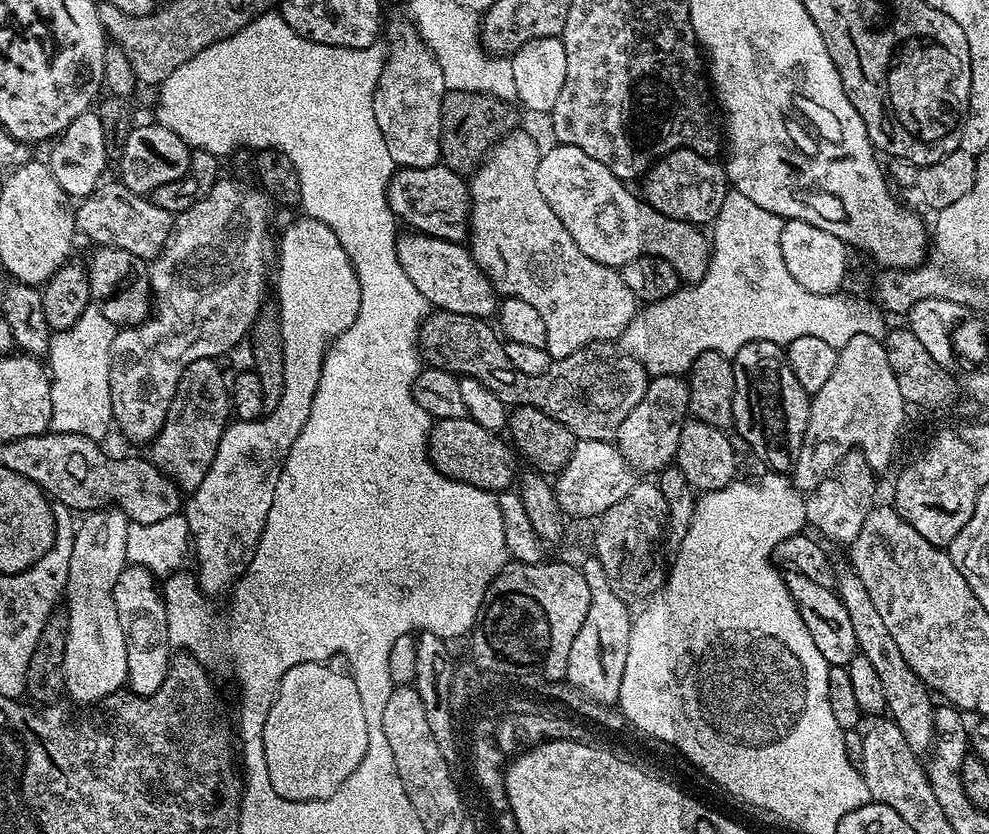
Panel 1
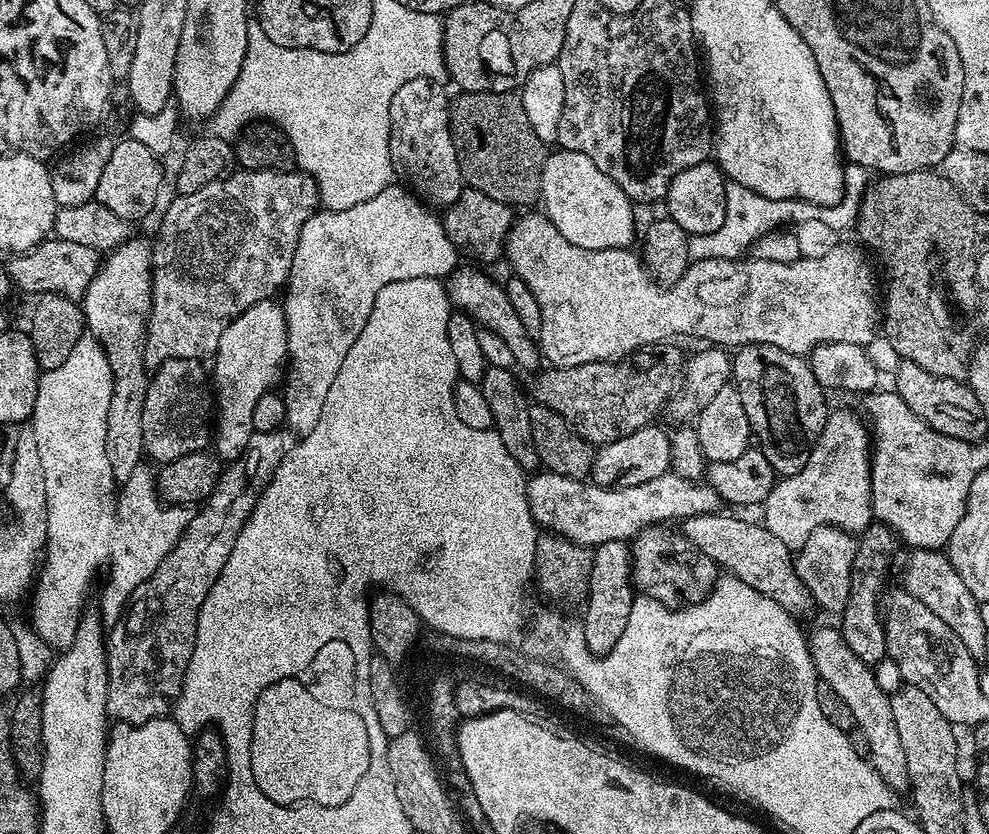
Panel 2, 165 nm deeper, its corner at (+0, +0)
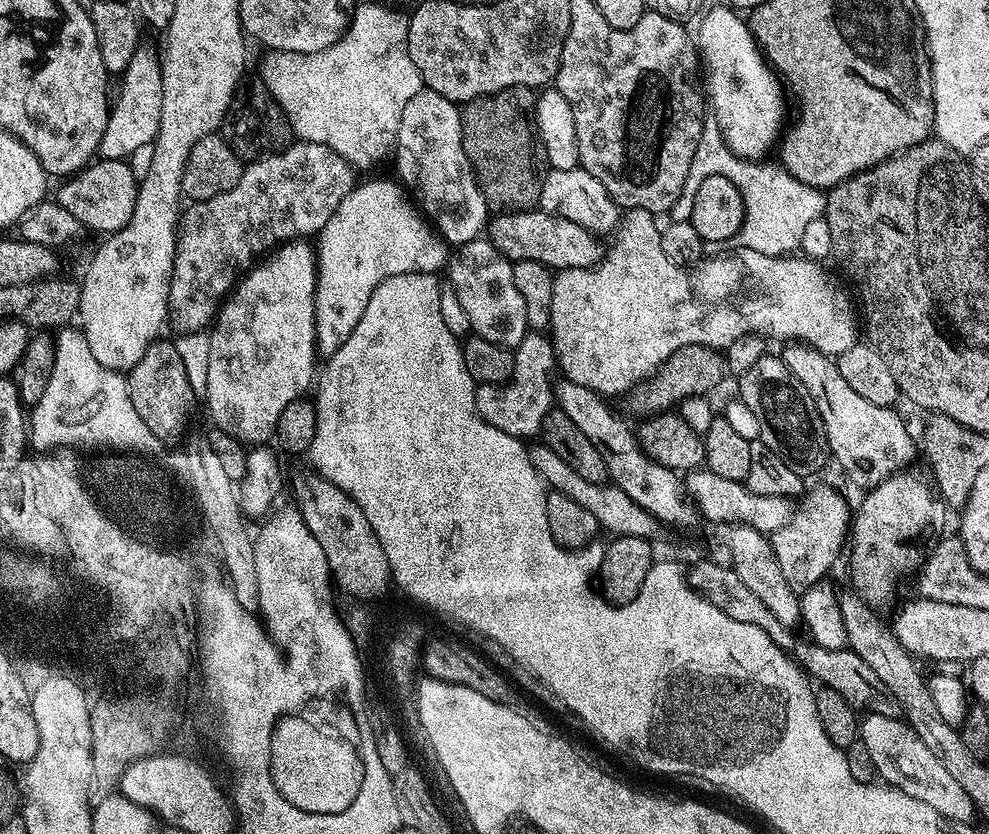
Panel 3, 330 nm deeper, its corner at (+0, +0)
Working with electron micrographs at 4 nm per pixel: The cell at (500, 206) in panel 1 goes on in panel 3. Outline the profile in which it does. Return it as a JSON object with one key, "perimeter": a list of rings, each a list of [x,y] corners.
{"perimeter":[[[641,208],[627,209],[621,215],[619,225],[615,229],[614,237],[616,236],[616,241],[610,244],[604,259],[600,261],[597,267],[562,268],[553,275],[554,302],[550,302],[550,339],[552,349],[556,351],[556,362],[559,371],[567,379],[573,380],[578,386],[586,386],[590,390],[599,392],[605,398],[613,398],[612,396],[620,395],[620,397],[623,397],[631,392],[641,380],[648,379],[656,369],[661,368],[678,350],[682,350],[682,346],[701,344],[717,350],[725,350],[735,339],[752,333],[761,333],[768,338],[777,336],[778,339],[784,340],[783,342],[808,344],[814,350],[833,358],[842,355],[846,350],[850,350],[852,344],[859,343],[860,322],[857,309],[854,307],[853,297],[851,295],[848,297],[832,281],[832,276],[824,269],[825,265],[823,263],[801,258],[796,254],[771,256],[770,254],[758,254],[758,250],[736,248],[731,250],[732,252],[720,252],[717,256],[710,257],[711,255],[709,255],[707,258],[701,258],[691,266],[681,266],[670,262],[670,258],[666,258],[666,250],[662,250],[662,238],[660,237],[662,228],[659,223],[656,225],[656,220],[657,217],[650,210],[642,210]]]}

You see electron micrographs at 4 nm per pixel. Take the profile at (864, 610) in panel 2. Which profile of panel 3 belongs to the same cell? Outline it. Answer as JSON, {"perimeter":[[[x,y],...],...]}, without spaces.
{"perimeter":[[[901,470],[899,472],[894,472],[890,478],[886,478],[878,486],[867,489],[863,493],[864,496],[860,500],[860,505],[855,505],[854,515],[850,520],[850,548],[852,544],[852,584],[851,587],[855,590],[857,594],[867,602],[867,604],[872,605],[873,608],[880,610],[883,609],[883,604],[888,604],[896,596],[896,583],[899,582],[903,576],[911,577],[913,573],[919,569],[920,565],[923,564],[926,553],[936,545],[936,541],[941,539],[942,533],[945,531],[944,528],[944,512],[946,513],[946,505],[943,500],[940,499],[935,487],[930,483],[929,477],[924,476],[920,472],[912,472],[913,470]]]}

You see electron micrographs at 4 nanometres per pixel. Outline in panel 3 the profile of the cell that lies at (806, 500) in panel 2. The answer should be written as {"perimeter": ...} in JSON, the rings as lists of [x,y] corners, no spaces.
{"perimeter":[[[812,488],[805,491],[802,499],[793,507],[792,517],[777,532],[771,533],[770,539],[774,546],[774,554],[778,554],[778,566],[782,570],[782,575],[786,577],[786,582],[797,594],[807,591],[808,588],[820,581],[823,581],[831,570],[832,563],[840,556],[840,547],[845,547],[847,536],[850,532],[850,504],[844,501],[844,496],[840,492],[835,492],[832,488]]]}

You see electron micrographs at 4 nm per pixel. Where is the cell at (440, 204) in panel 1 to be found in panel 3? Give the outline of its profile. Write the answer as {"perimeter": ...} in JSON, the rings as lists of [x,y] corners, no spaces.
{"perimeter":[[[543,210],[530,212],[505,212],[491,217],[486,228],[486,239],[490,241],[507,260],[542,262],[548,268],[594,268],[606,255],[606,244],[603,244],[597,233],[570,222],[570,218],[555,216]]]}

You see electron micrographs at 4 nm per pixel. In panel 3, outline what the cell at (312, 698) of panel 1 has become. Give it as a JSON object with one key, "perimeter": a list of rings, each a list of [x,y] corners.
{"perimeter":[[[284,714],[272,729],[270,742],[270,774],[278,791],[298,810],[334,814],[346,810],[362,785],[364,764],[360,753],[344,738],[319,732],[303,724],[299,715]]]}

